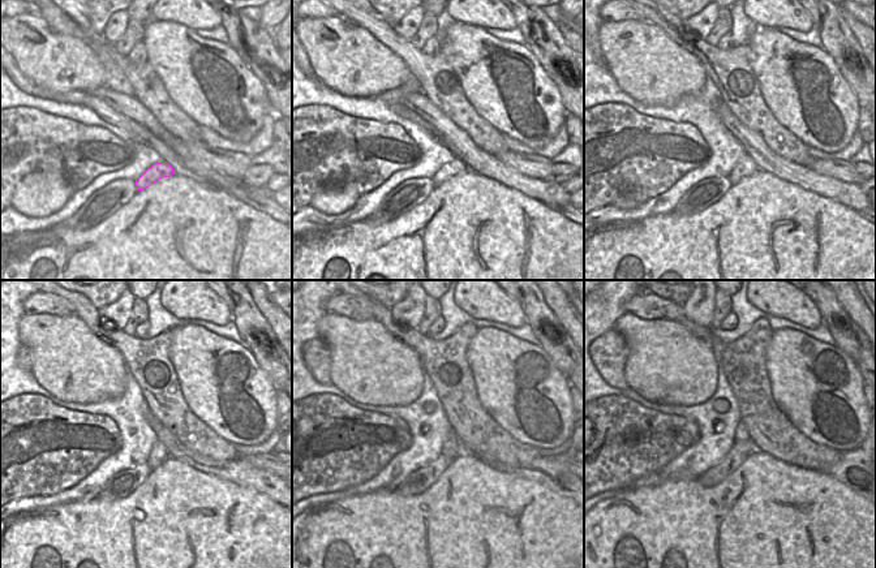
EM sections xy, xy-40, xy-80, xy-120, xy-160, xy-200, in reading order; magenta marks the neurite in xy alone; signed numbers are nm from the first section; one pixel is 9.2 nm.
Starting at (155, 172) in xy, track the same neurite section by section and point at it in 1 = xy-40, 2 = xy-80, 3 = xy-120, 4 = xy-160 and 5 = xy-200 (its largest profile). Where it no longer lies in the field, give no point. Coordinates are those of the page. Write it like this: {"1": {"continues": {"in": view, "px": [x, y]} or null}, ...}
{"1": {"continues": {"in": "xy-40", "px": [456, 166]}}, "2": {"continues": {"in": "xy-80", "px": [744, 167]}}, "3": {"continues": {"in": "xy-120", "px": [159, 454]}}, "4": {"continues": {"in": "xy-160", "px": [451, 448]}}, "5": {"continues": {"in": "xy-200", "px": [743, 443]}}}

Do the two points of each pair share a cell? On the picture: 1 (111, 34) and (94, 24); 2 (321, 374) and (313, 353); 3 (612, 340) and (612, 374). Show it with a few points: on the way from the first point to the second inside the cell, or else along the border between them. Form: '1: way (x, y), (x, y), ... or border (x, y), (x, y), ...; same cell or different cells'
1: border (114, 13), (101, 34); different cells
2: way (320, 369), (317, 358); same cell
3: way (612, 348), (612, 366); same cell

